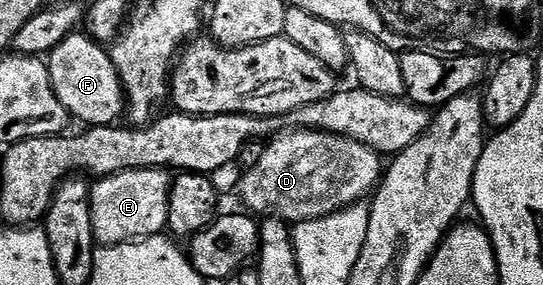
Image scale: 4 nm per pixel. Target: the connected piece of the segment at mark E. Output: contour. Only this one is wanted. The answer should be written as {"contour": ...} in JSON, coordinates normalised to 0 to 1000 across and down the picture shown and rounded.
{"contour":[[[230,593],[168,649],[168,782],[180,863],[234,860],[262,832],[306,814],[311,782],[311,674],[319,639],[302,593]]]}

